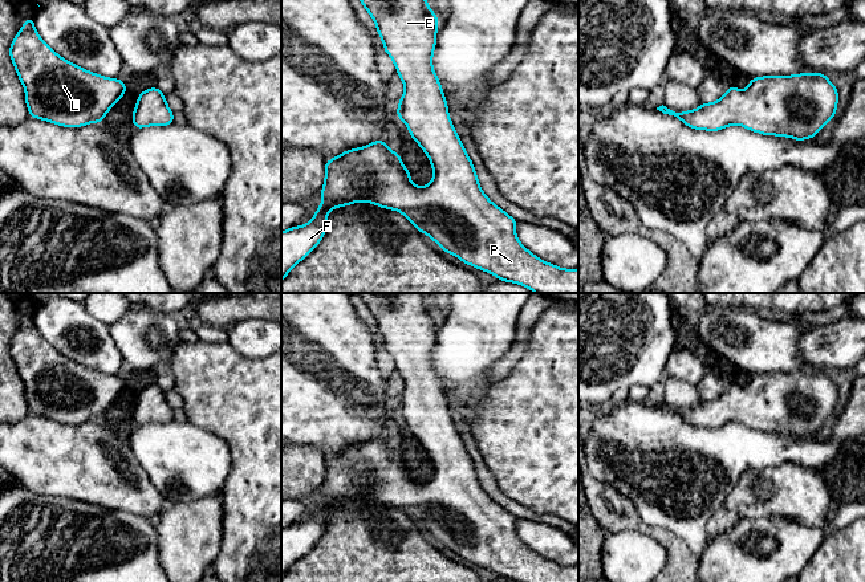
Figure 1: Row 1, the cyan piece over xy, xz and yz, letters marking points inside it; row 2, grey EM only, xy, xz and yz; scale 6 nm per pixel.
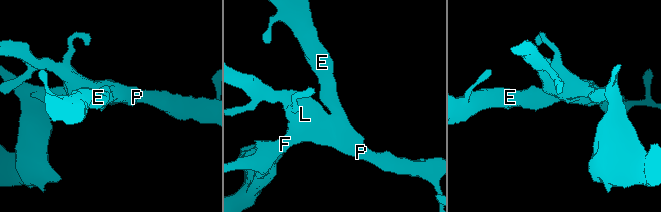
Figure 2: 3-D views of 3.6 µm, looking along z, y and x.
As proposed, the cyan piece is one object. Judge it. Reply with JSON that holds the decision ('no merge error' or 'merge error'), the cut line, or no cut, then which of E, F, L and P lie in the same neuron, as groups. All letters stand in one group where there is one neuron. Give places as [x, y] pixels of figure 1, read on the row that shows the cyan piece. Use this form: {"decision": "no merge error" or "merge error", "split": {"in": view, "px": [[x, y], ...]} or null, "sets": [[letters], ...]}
{"decision": "no merge error", "split": null, "sets": [["E", "F", "L", "P"]]}

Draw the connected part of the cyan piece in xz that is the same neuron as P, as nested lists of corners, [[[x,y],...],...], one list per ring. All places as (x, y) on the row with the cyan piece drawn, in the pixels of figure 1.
[[[360,0],[375,23],[385,52],[391,57],[397,73],[405,85],[399,99],[397,117],[410,131],[410,137],[422,147],[431,162],[432,180],[418,187],[410,180],[410,171],[403,166],[401,155],[391,151],[385,141],[375,141],[365,147],[346,150],[325,163],[325,182],[321,191],[321,205],[313,219],[301,227],[281,232],[281,282],[289,270],[306,257],[322,240],[326,217],[333,208],[358,202],[373,203],[378,207],[399,211],[421,233],[464,264],[496,276],[500,281],[523,285],[535,293],[578,293],[578,269],[563,269],[545,262],[531,253],[516,237],[516,220],[495,205],[482,191],[474,164],[462,145],[448,117],[448,107],[440,82],[432,69],[432,53],[436,44],[438,16],[430,9],[427,0]]]

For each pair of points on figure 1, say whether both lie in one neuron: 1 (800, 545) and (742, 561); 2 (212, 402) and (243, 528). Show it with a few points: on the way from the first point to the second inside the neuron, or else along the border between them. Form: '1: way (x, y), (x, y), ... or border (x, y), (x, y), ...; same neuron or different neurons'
1: way (786, 548), (768, 562), (756, 562); same neuron
2: way (244, 434), (244, 496); same neuron

